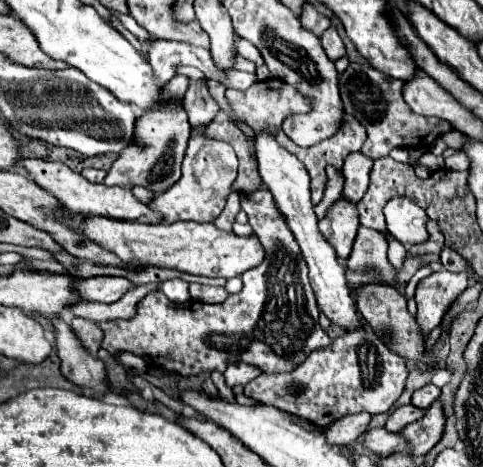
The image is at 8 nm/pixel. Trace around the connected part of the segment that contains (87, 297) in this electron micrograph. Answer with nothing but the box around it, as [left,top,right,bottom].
[76,277,128,303]

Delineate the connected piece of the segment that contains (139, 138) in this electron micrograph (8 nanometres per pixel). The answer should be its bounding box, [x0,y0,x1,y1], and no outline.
[104,103,190,193]

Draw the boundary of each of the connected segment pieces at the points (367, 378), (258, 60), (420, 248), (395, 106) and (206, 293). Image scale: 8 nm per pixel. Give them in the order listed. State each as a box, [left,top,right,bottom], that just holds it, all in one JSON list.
[[244,327,408,429],[236,39,264,65],[410,221,444,253],[340,63,450,161],[190,283,228,303]]

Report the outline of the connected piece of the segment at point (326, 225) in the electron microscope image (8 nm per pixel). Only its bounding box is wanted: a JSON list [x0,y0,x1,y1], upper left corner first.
[320,197,360,259]

